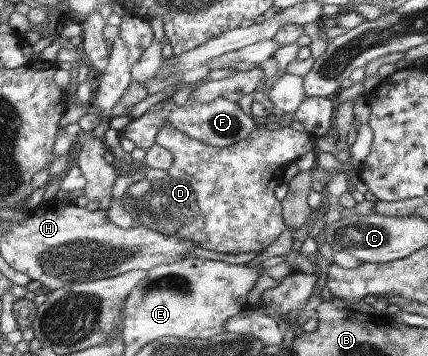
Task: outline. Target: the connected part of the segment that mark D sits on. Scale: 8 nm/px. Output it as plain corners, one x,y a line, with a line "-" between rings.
165,123
156,136
156,143
173,153
173,165
167,175
153,183
153,190
142,198
137,198
135,217
137,222
151,231
159,231
171,237
195,241
203,249
217,253
249,253
263,251
283,233
285,218
281,215
281,201
275,199
275,185
283,184
283,171
289,163
296,162
307,151
316,146
315,135
311,132
297,131
291,126
280,126
275,130
257,128
249,137
227,147
213,147
201,143
177,131

